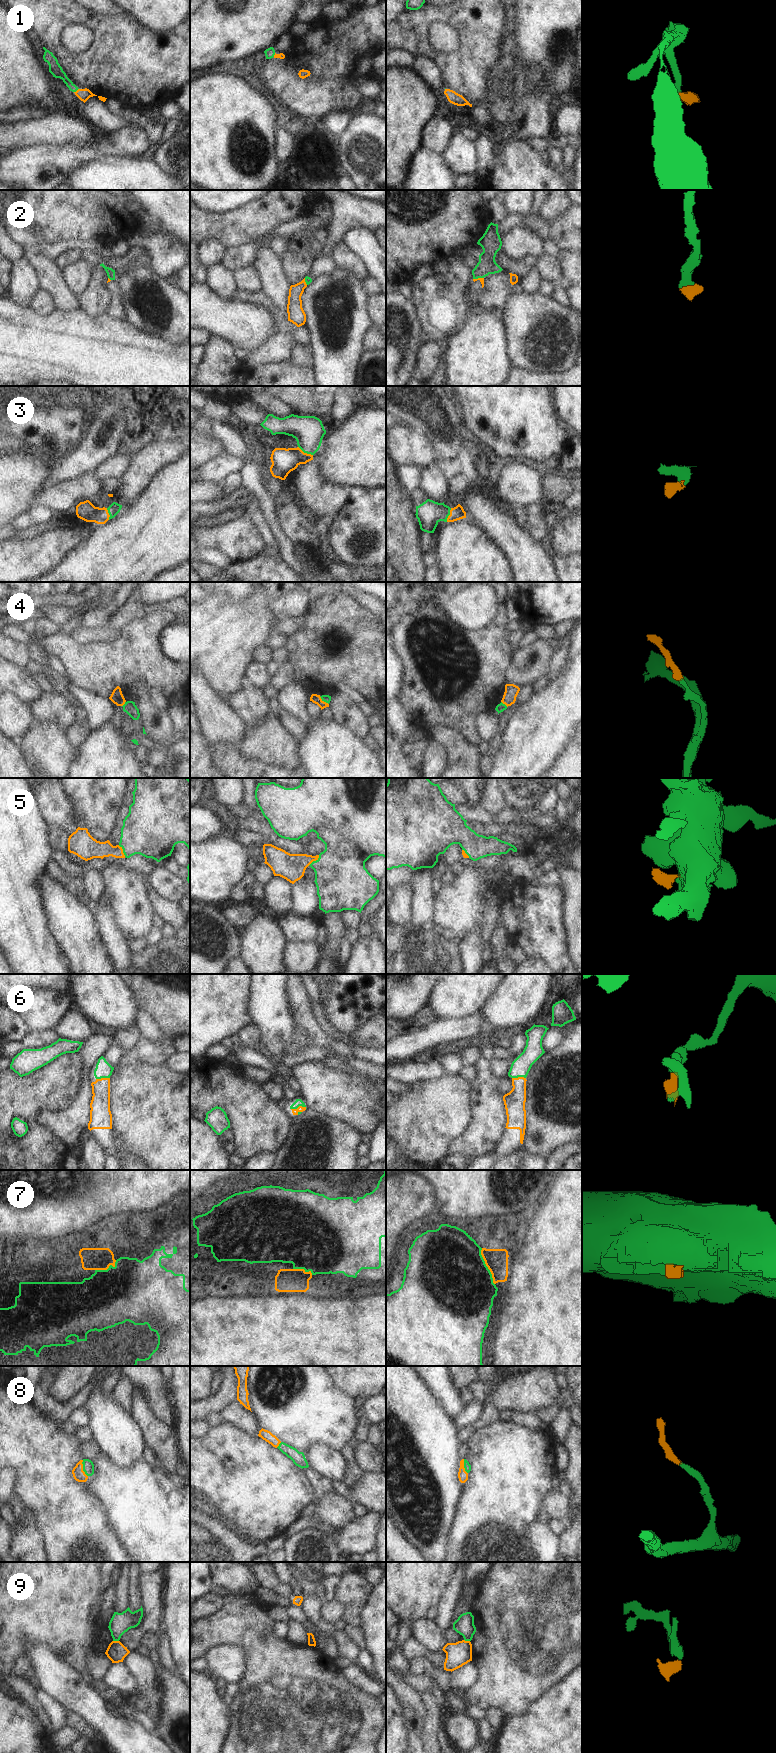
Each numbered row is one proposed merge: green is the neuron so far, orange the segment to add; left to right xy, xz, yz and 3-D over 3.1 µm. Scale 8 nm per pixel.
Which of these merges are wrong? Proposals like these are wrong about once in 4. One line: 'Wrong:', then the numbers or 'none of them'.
Wrong: 9

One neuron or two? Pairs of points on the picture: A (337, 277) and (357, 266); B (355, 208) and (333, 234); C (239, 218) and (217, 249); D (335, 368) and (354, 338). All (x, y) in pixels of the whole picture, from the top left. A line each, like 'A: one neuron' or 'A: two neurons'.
A: two neurons
B: one neuron
C: two neurons
D: one neuron

